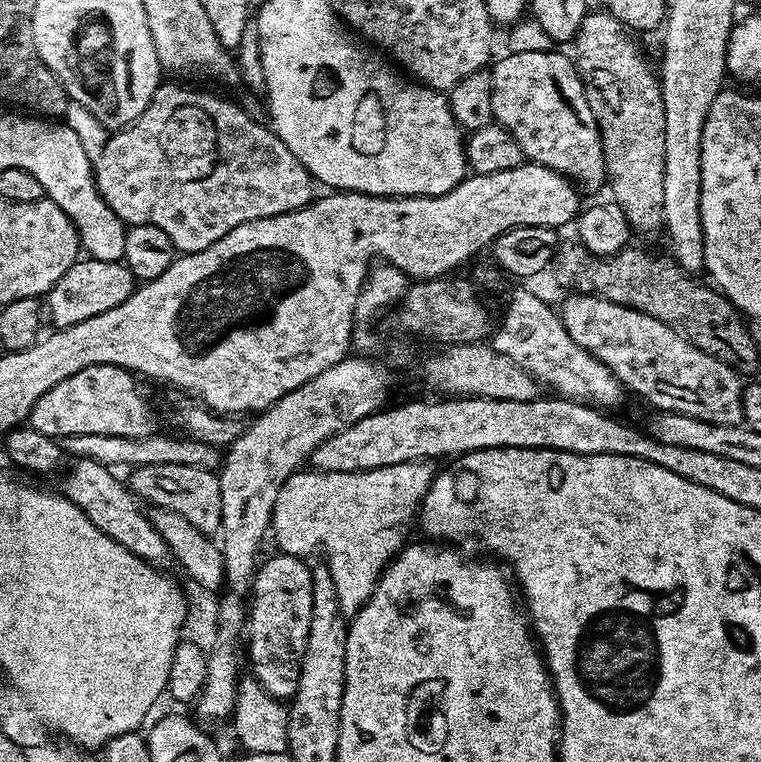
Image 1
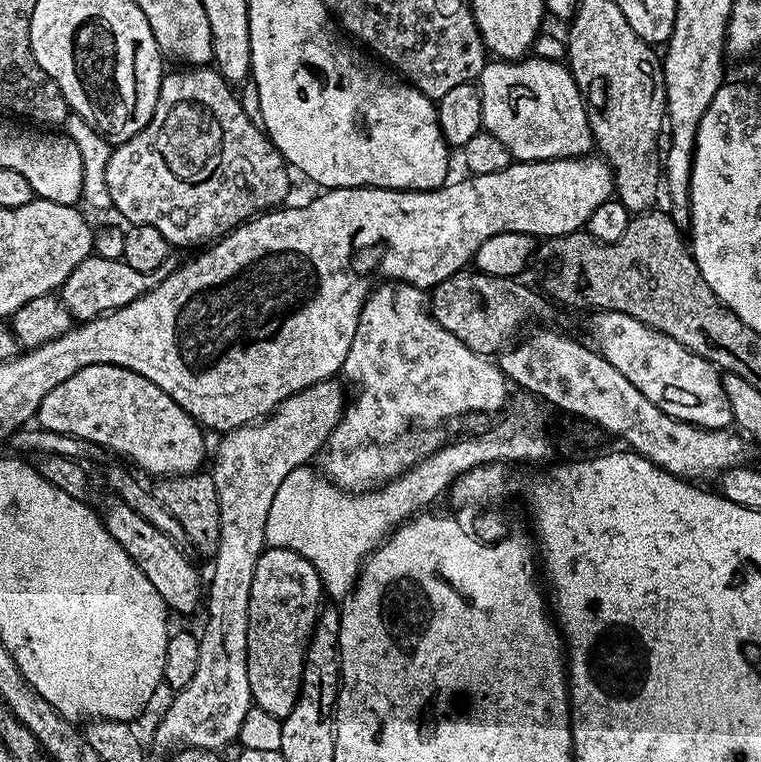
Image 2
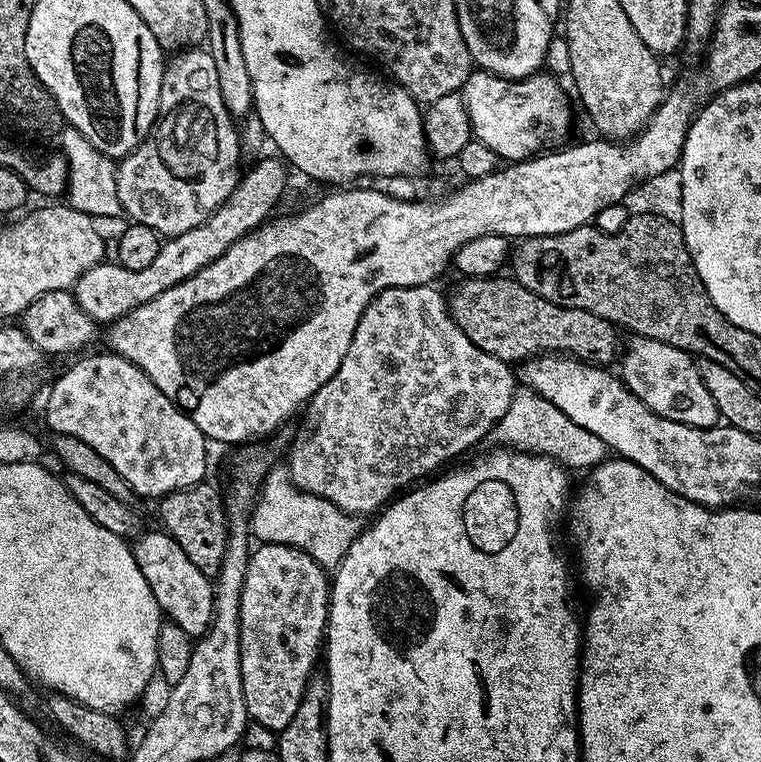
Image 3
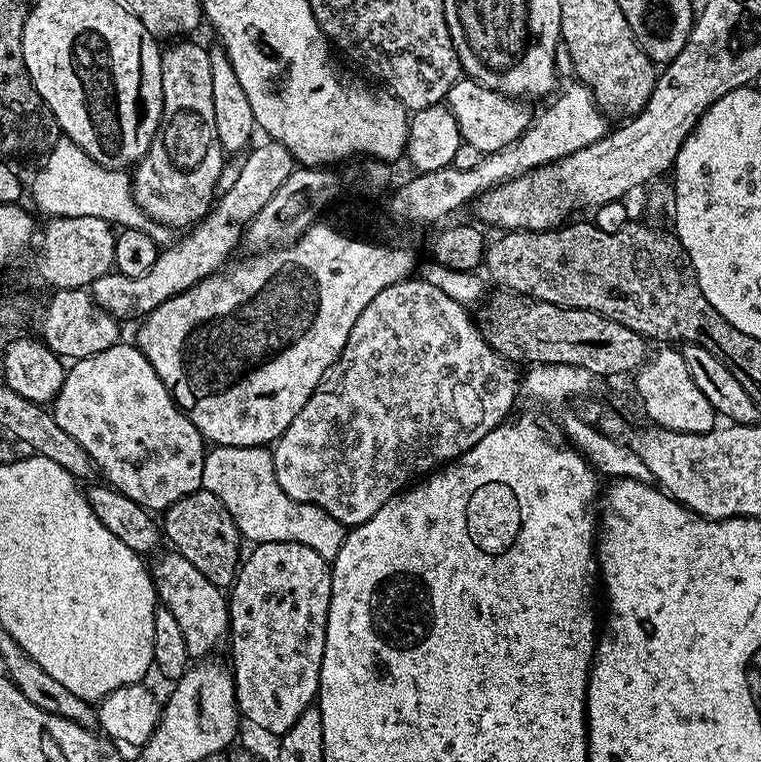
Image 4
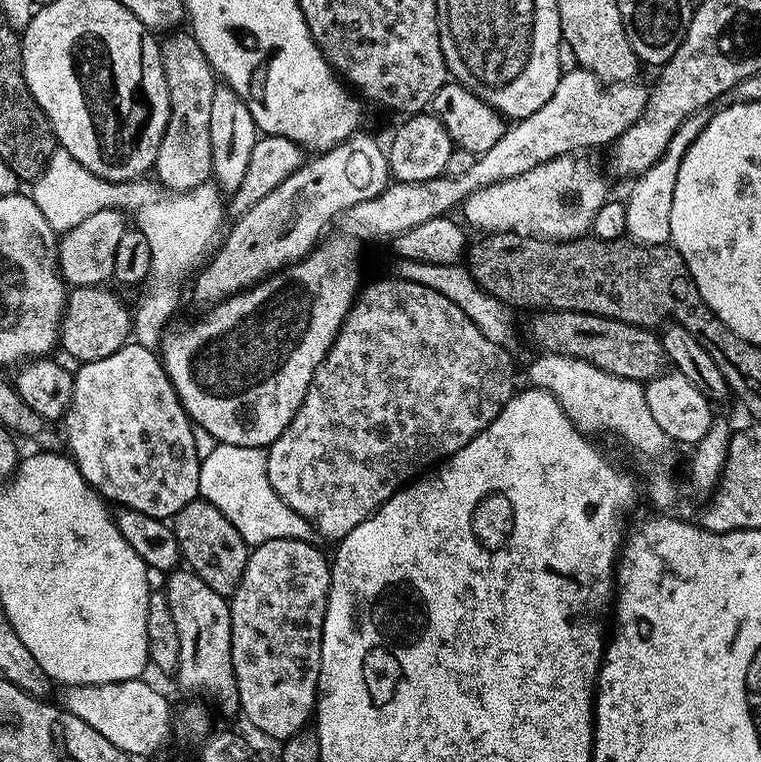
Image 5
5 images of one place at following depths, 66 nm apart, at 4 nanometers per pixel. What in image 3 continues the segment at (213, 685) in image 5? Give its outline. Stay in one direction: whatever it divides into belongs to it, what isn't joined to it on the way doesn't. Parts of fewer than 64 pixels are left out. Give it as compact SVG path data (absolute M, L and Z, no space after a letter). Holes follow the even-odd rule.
M163 530L145 531L131 541L130 547L138 562L138 570L142 578L146 578L146 586L154 594L161 613L171 623L182 626L186 634L193 638L203 636L210 626L214 614L213 581L190 558L186 558L186 550L174 542L174 538Z

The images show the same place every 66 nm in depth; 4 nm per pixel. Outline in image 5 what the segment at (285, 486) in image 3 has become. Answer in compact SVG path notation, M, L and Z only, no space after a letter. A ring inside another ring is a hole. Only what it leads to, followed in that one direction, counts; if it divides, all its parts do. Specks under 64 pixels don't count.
M233 444L211 445L209 452L203 453L198 474L200 487L199 499L210 502L210 506L218 506L226 518L242 534L249 546L265 544L271 540L307 540L314 536L312 523L302 518L270 486L268 477L268 454L265 449L250 446L234 446Z

